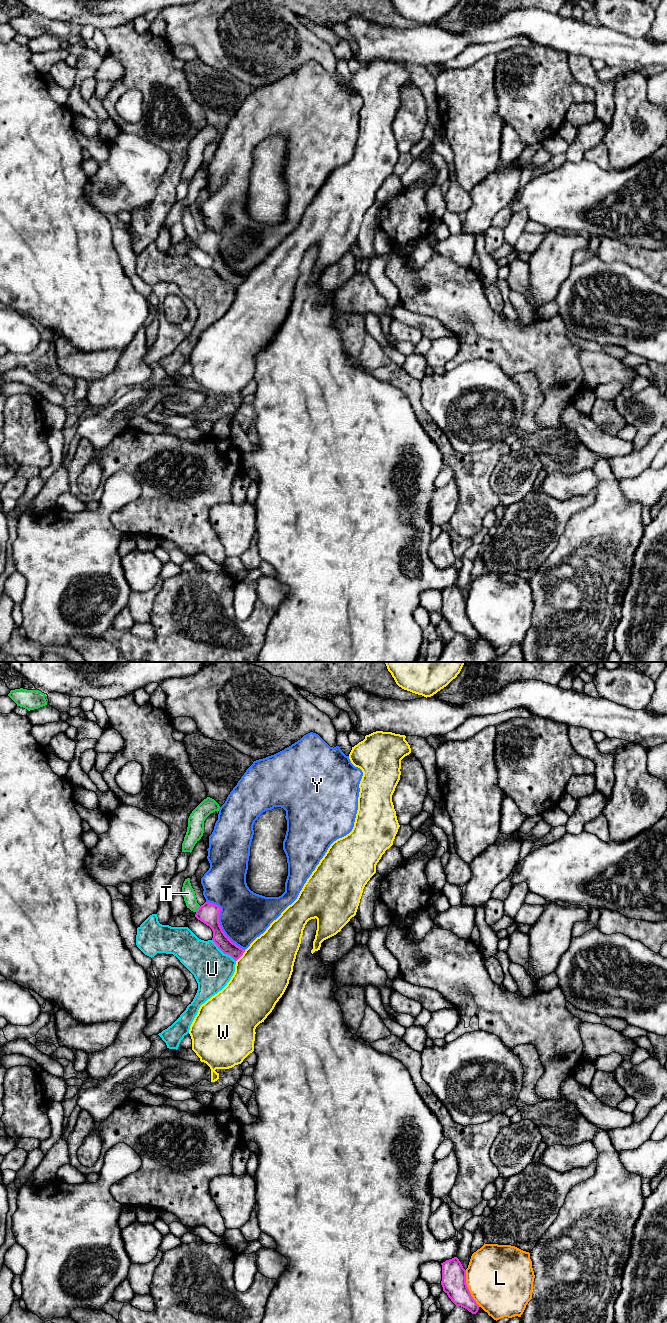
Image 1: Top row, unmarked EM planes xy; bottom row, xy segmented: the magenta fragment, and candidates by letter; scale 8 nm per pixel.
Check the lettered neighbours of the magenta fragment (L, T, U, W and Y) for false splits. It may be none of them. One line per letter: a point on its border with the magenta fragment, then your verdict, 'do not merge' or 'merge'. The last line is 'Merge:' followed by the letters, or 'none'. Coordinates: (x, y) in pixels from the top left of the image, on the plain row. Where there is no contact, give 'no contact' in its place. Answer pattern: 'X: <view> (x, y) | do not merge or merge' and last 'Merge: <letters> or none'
L: xy (467, 616) | do not merge
T: xy (198, 236) | merge
U: xy (223, 280) | do not merge
W: xy (242, 282) | do not merge
Y: xy (219, 252) | do not merge
Merge: T

